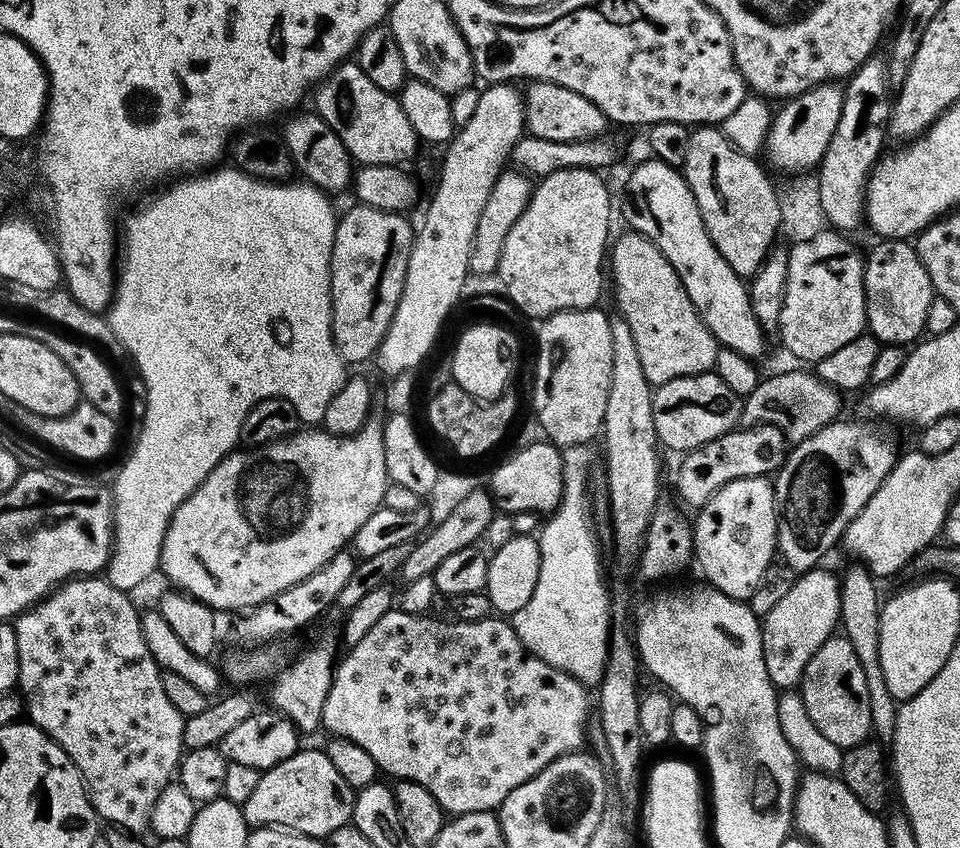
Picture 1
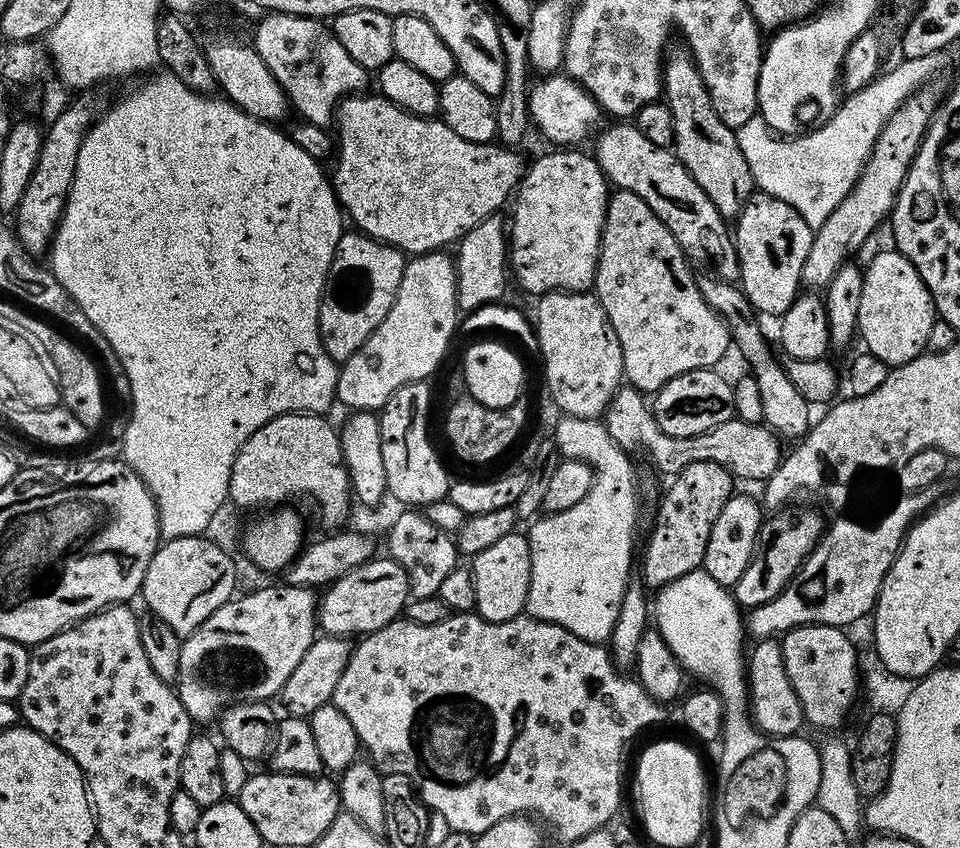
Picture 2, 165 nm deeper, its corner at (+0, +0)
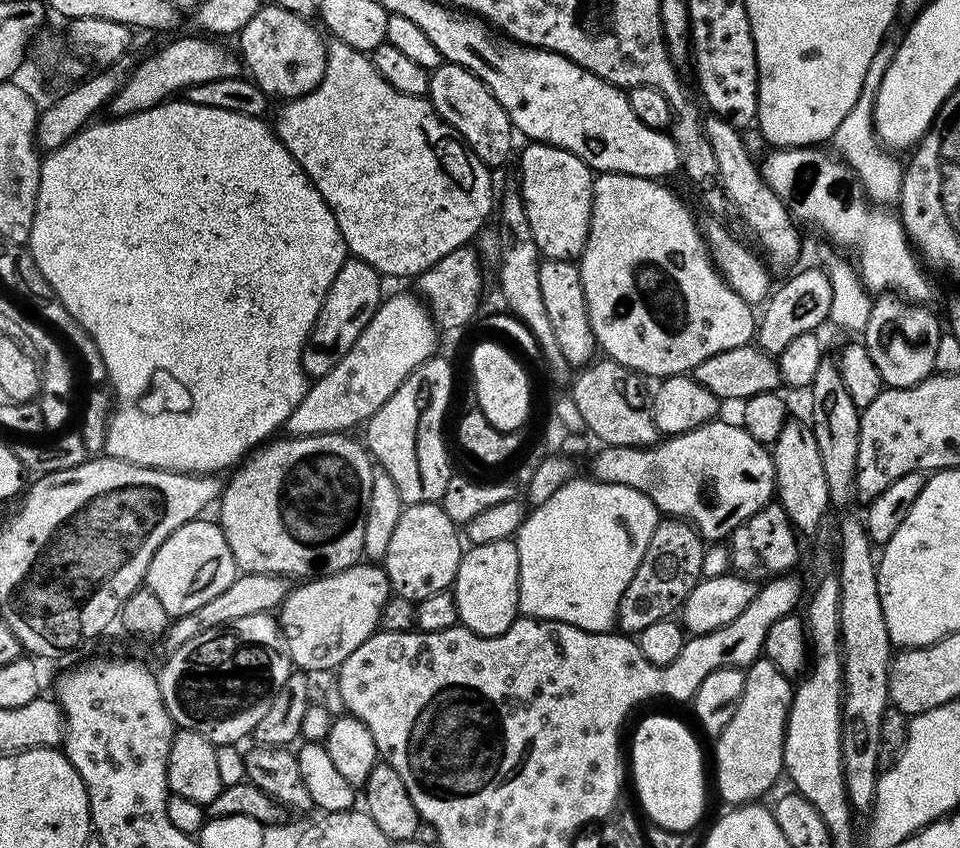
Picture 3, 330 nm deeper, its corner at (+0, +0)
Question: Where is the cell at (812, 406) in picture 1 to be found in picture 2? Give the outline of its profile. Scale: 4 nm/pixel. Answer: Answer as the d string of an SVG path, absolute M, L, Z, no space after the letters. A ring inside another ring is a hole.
M622 386L608 403L608 411L604 413L602 422L608 428L610 438L619 448L633 450L641 448L644 456L661 472L665 478L677 476L686 466L694 462L718 462L718 466L726 466L737 481L757 480L763 482L778 470L782 459L780 452L781 437L763 423L751 424L735 418L722 422L722 426L714 426L714 430L706 430L702 434L689 436L671 436L658 426L656 414L652 411L645 393L631 386Z

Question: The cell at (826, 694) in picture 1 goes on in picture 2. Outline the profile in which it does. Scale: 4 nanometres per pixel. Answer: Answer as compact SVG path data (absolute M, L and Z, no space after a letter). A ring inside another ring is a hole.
M799 624L796 628L792 628L789 632L783 633L782 636L782 647L784 649L784 665L786 666L786 674L790 678L790 682L794 686L794 694L798 694L798 702L802 706L802 710L804 711L804 719L807 721L809 725L813 724L814 727L816 728L836 728L839 726L840 723L843 722L844 719L847 718L848 716L848 711L851 710L852 708L852 703L855 702L856 696L858 700L858 693L861 691L862 688L862 668L861 665L858 666L856 665L856 655L858 655L858 649L851 644L850 639L846 638L846 634L844 633L843 628L835 628L834 626L826 626L825 624Z

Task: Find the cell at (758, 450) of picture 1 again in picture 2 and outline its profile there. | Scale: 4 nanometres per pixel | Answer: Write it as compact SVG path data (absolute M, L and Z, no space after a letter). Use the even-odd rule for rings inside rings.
M694 462L686 466L686 470L671 477L668 489L660 500L660 513L652 524L652 533L648 536L648 545L644 548L644 573L642 579L649 589L659 590L666 587L682 574L697 571L706 558L706 542L710 542L710 530L714 522L718 522L718 514L722 514L722 506L734 495L734 477L726 470L726 466L718 466L718 462Z

